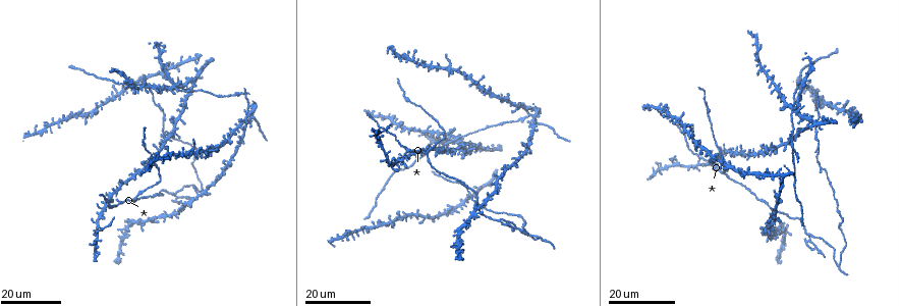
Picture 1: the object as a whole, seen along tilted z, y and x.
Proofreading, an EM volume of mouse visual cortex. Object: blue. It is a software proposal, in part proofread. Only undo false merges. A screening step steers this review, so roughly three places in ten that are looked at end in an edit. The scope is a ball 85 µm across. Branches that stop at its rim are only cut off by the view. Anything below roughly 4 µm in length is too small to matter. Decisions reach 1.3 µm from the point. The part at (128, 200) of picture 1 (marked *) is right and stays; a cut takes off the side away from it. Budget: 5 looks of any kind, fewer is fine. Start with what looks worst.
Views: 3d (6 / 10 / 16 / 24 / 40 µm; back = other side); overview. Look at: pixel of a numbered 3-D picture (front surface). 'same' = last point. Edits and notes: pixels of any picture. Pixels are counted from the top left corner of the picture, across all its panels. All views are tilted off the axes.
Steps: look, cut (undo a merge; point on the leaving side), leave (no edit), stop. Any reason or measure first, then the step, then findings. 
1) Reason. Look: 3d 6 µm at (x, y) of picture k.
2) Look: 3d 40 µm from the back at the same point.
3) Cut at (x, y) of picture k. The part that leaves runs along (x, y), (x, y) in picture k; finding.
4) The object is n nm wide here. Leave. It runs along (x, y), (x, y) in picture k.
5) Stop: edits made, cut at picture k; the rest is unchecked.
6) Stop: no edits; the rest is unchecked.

Look: 3d 24 µm at (500, 219) of picture 1.

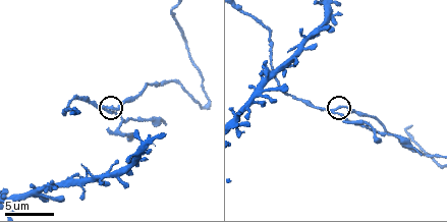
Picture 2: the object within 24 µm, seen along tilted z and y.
Look: 3d 6 µm at (337, 110) of picture 2.

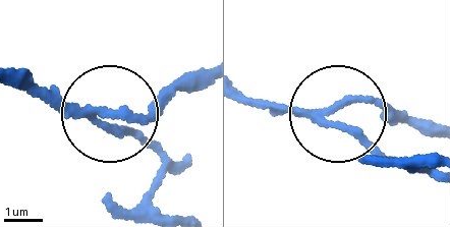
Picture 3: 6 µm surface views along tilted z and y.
3 arms meet here. Cut at (127, 133) of picture 3. The part that leaves runs along (95, 118), (184, 162) in picture 3; a second neuron is stuck on.

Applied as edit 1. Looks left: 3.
Look: overview.

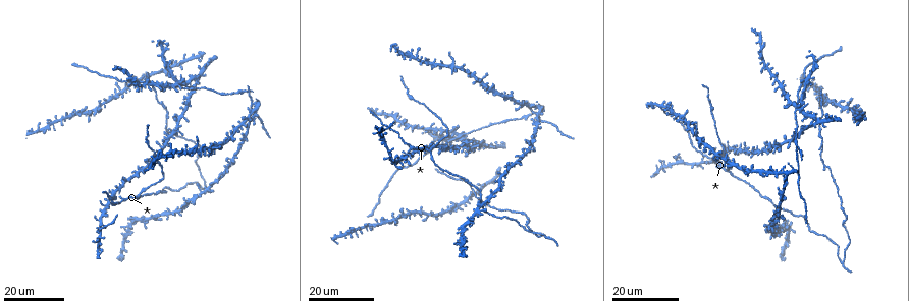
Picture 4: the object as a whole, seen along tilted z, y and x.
Two arms in line, one across. Look: 3d 16 µm at (98, 233) of picture 4.

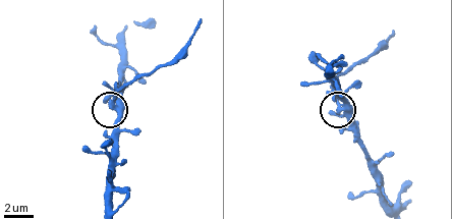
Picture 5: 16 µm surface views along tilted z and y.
Look: 3d 6 µm at (116, 105) of picture 5.

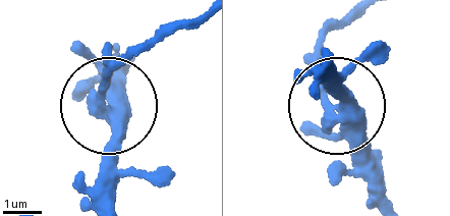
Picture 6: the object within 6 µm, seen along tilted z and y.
The object is 350 nm wide here. Cut at (114, 66) of picture 6. The part that leaves runs along (101, 98), (109, 68), (199, 24) in picture 6; a second neuron is stuck on.

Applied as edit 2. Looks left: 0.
Stop: edits made, cut at picture 3, cut at picture 6; the rest is unchecked.

